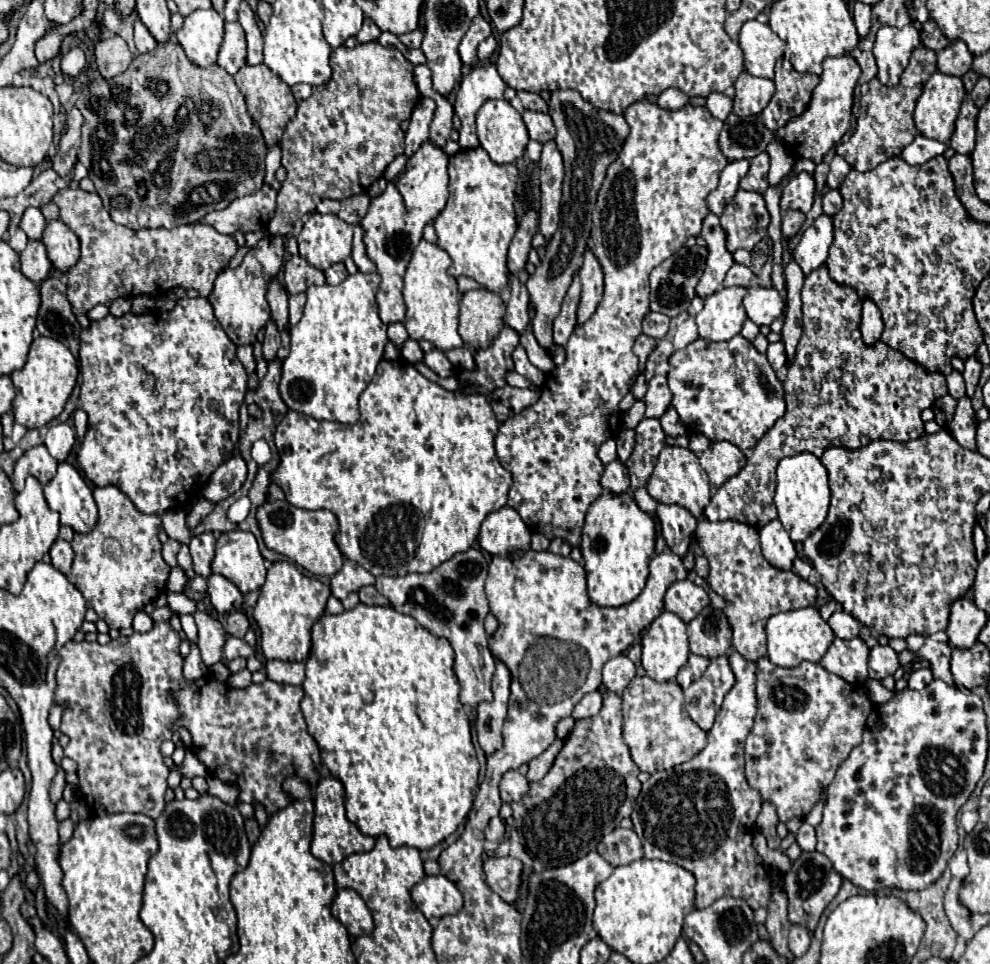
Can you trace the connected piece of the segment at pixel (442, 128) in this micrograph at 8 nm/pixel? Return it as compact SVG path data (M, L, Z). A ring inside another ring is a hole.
M438 92L432 94L432 98L436 100L438 108L436 108L436 114L434 114L434 120L430 124L430 142L436 144L438 148L444 148L450 132L452 132L452 116L454 116L454 108L452 104L448 102L448 98L440 96Z

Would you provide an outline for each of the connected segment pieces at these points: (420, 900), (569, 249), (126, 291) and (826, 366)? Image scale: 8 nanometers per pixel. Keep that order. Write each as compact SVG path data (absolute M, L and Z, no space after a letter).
M426 876L410 890L410 896L432 926L442 916L456 914L462 908L460 890L444 876Z
M576 90L552 92L548 108L550 108L548 114L552 116L554 126L558 130L556 144L564 156L564 170L566 170L566 176L562 182L560 226L558 226L554 238L550 240L550 244L546 246L544 260L540 262L536 272L528 278L526 288L528 288L532 304L536 306L536 316L532 320L534 336L542 348L552 350L552 346L554 346L552 320L558 316L566 290L584 260L586 242L588 242L590 228L592 228L592 210L596 204L596 194L602 186L608 166L620 154L630 128L628 128L624 116L596 110Z
M64 188L64 190L56 192L52 202L60 208L60 220L64 224L68 224L80 238L80 250L82 250L80 258L68 270L68 300L74 310L84 312L84 314L98 304L108 306L112 300L116 300L120 296L138 296L138 294L158 296L176 286L180 286L184 290L194 288L194 290L198 290L200 296L210 296L216 276L228 266L228 262L238 252L238 246L232 236L224 236L208 224L188 224L188 226L178 226L172 230L164 230L164 228L148 230L150 234L146 234L144 228L132 230L132 228L120 226L120 224L112 222L110 214L104 210L100 196L84 192L82 188Z
M826 264L806 276L802 288L802 304L804 304L804 332L796 348L796 356L788 362L788 374L784 378L784 398L786 412L776 424L758 440L754 446L754 454L748 458L746 466L726 480L710 504L704 510L708 520L738 520L750 524L754 528L762 528L770 520L776 518L774 492L776 492L776 466L784 456L794 456L800 452L810 452L814 456L822 456L830 446L842 448L860 448L874 440L896 440L908 442L924 436L924 422L920 418L924 408L930 408L936 402L936 394L948 394L946 376L940 372L926 372L924 366L912 362L902 352L886 346L884 342L876 342L866 346L860 336L860 308L862 300L854 288L836 284Z

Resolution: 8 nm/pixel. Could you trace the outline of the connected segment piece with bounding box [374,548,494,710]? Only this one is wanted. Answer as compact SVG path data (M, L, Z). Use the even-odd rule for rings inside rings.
M470 548L428 574L378 576L374 584L376 590L390 600L396 612L416 618L434 636L444 636L452 644L454 672L460 684L460 702L472 710L478 706L478 702L492 700L490 680L494 674L494 658L488 650L488 636L484 632L484 618L490 612L484 594L486 574L488 558L482 550Z

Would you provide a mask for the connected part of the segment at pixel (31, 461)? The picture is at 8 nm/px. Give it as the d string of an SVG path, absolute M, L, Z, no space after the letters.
M44 444L26 450L14 464L14 490L20 492L24 488L26 476L34 476L40 484L46 484L56 474L58 462L50 456Z

